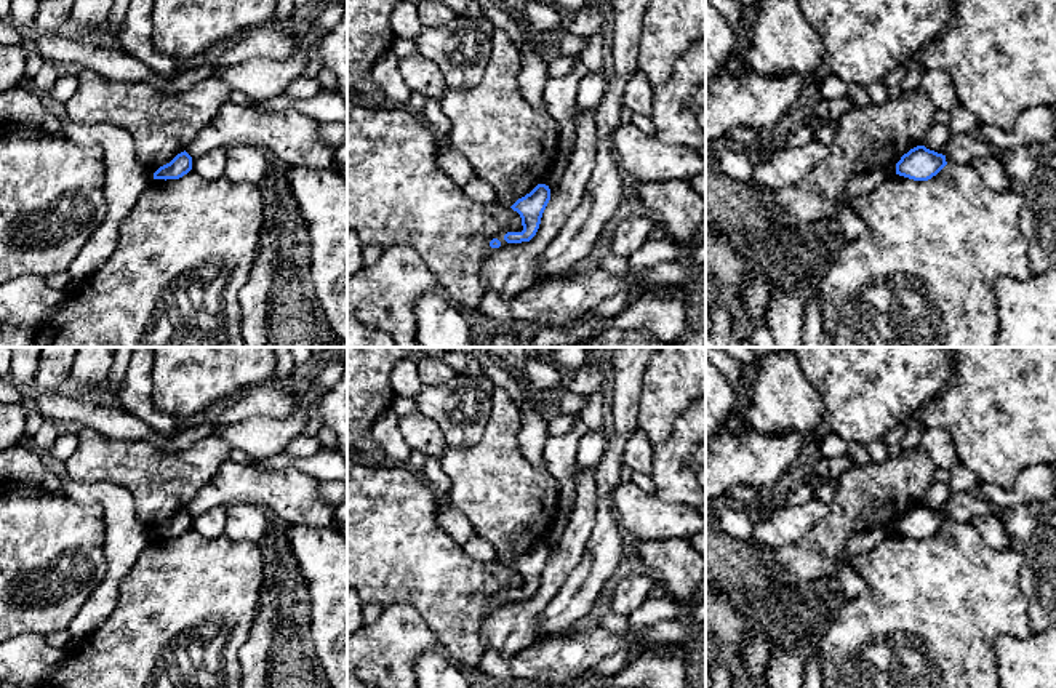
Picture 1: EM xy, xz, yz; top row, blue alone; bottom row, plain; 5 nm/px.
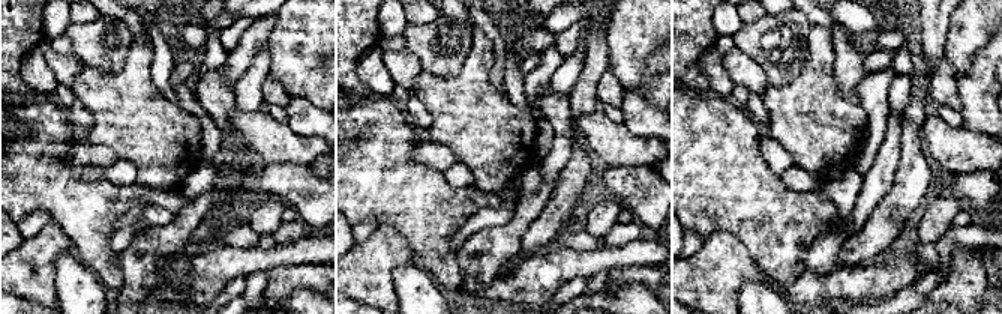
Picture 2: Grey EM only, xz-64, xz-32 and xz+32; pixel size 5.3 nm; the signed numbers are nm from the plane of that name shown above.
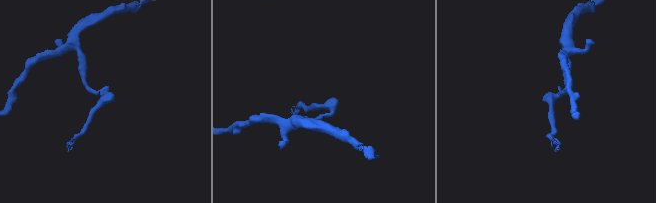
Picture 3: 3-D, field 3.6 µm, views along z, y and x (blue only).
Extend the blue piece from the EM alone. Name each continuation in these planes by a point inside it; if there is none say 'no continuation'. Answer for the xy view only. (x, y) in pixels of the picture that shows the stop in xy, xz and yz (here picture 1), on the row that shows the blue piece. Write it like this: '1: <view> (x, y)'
no continuation

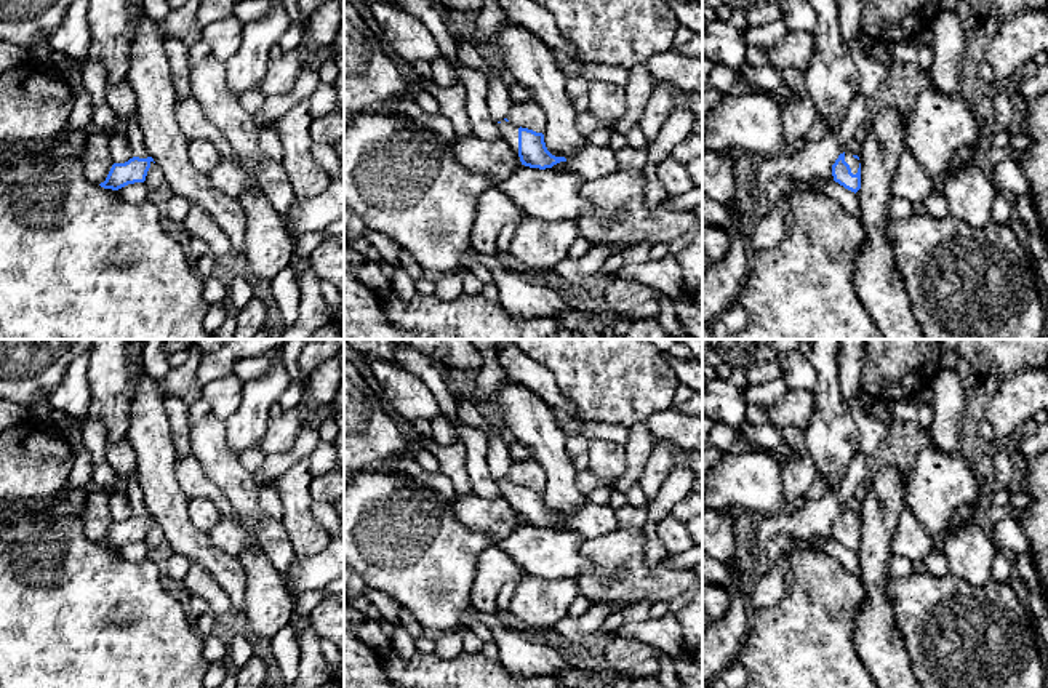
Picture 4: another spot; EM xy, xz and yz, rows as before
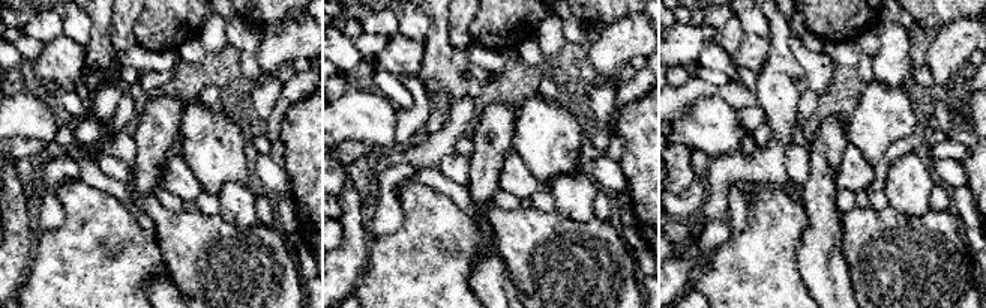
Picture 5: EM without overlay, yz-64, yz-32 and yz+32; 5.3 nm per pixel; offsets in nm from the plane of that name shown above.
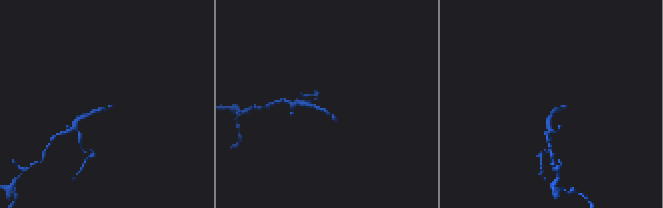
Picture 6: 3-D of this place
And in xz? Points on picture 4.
1: xz (509, 132)

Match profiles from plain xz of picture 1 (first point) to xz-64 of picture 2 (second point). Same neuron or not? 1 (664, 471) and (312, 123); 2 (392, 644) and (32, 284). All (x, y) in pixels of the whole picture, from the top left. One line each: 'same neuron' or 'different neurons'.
1: same neuron
2: same neuron

